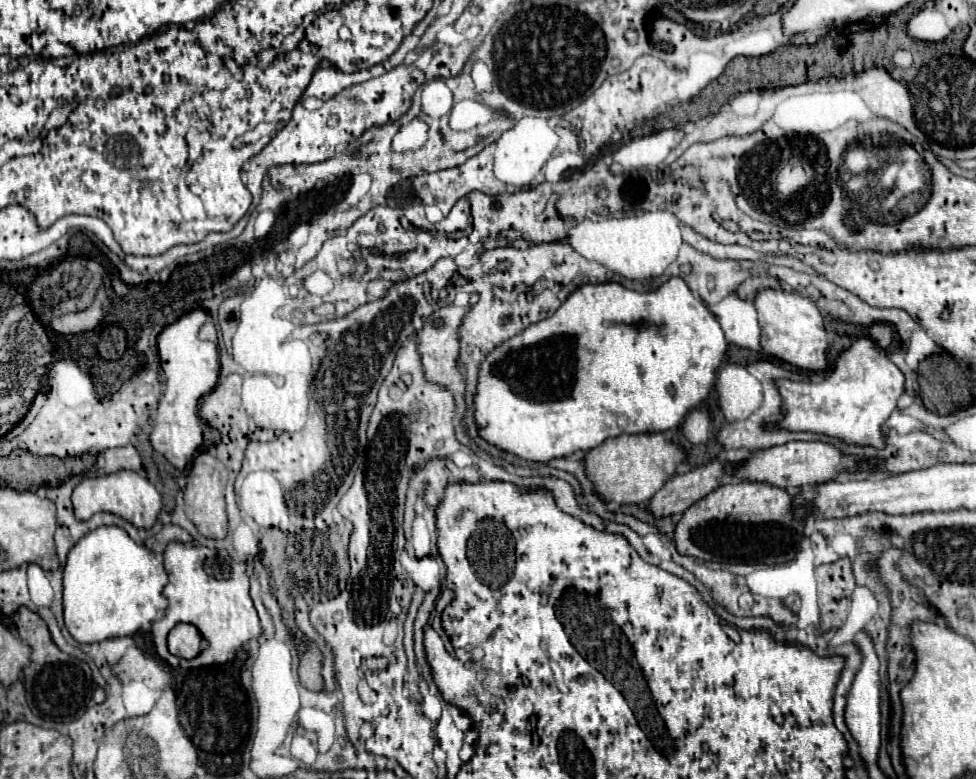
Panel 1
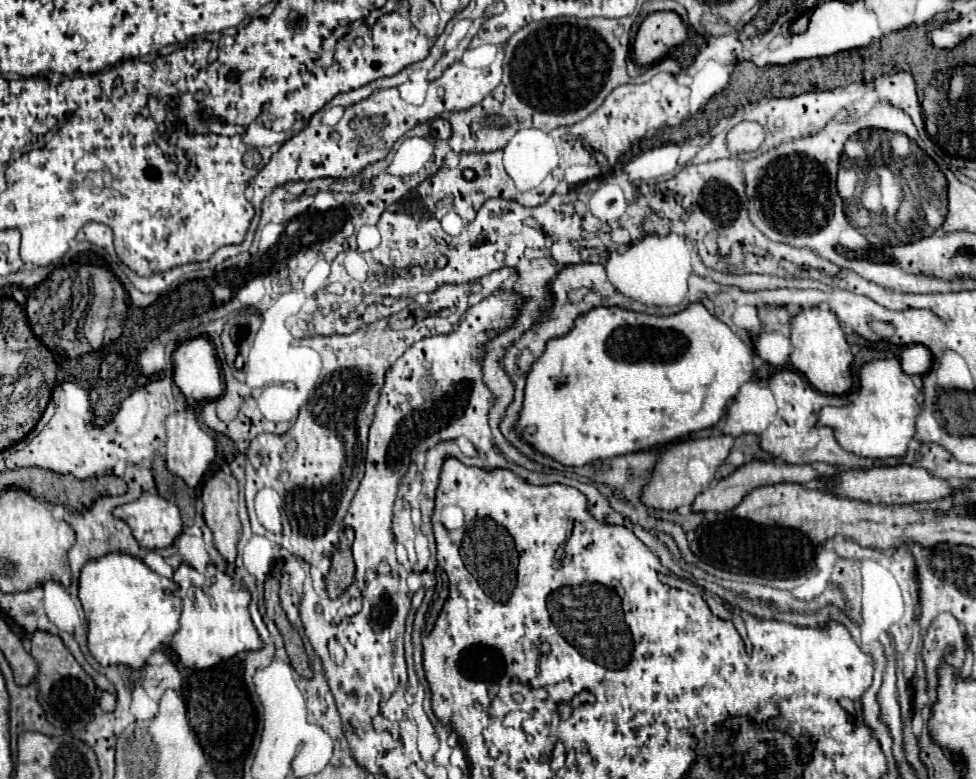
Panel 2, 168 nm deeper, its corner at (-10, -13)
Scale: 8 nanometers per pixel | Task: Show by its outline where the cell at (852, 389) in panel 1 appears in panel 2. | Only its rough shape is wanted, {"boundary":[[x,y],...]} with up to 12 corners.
{"boundary":[[898,358],[860,370],[858,400],[822,408],[838,444],[904,458],[918,388]]}

